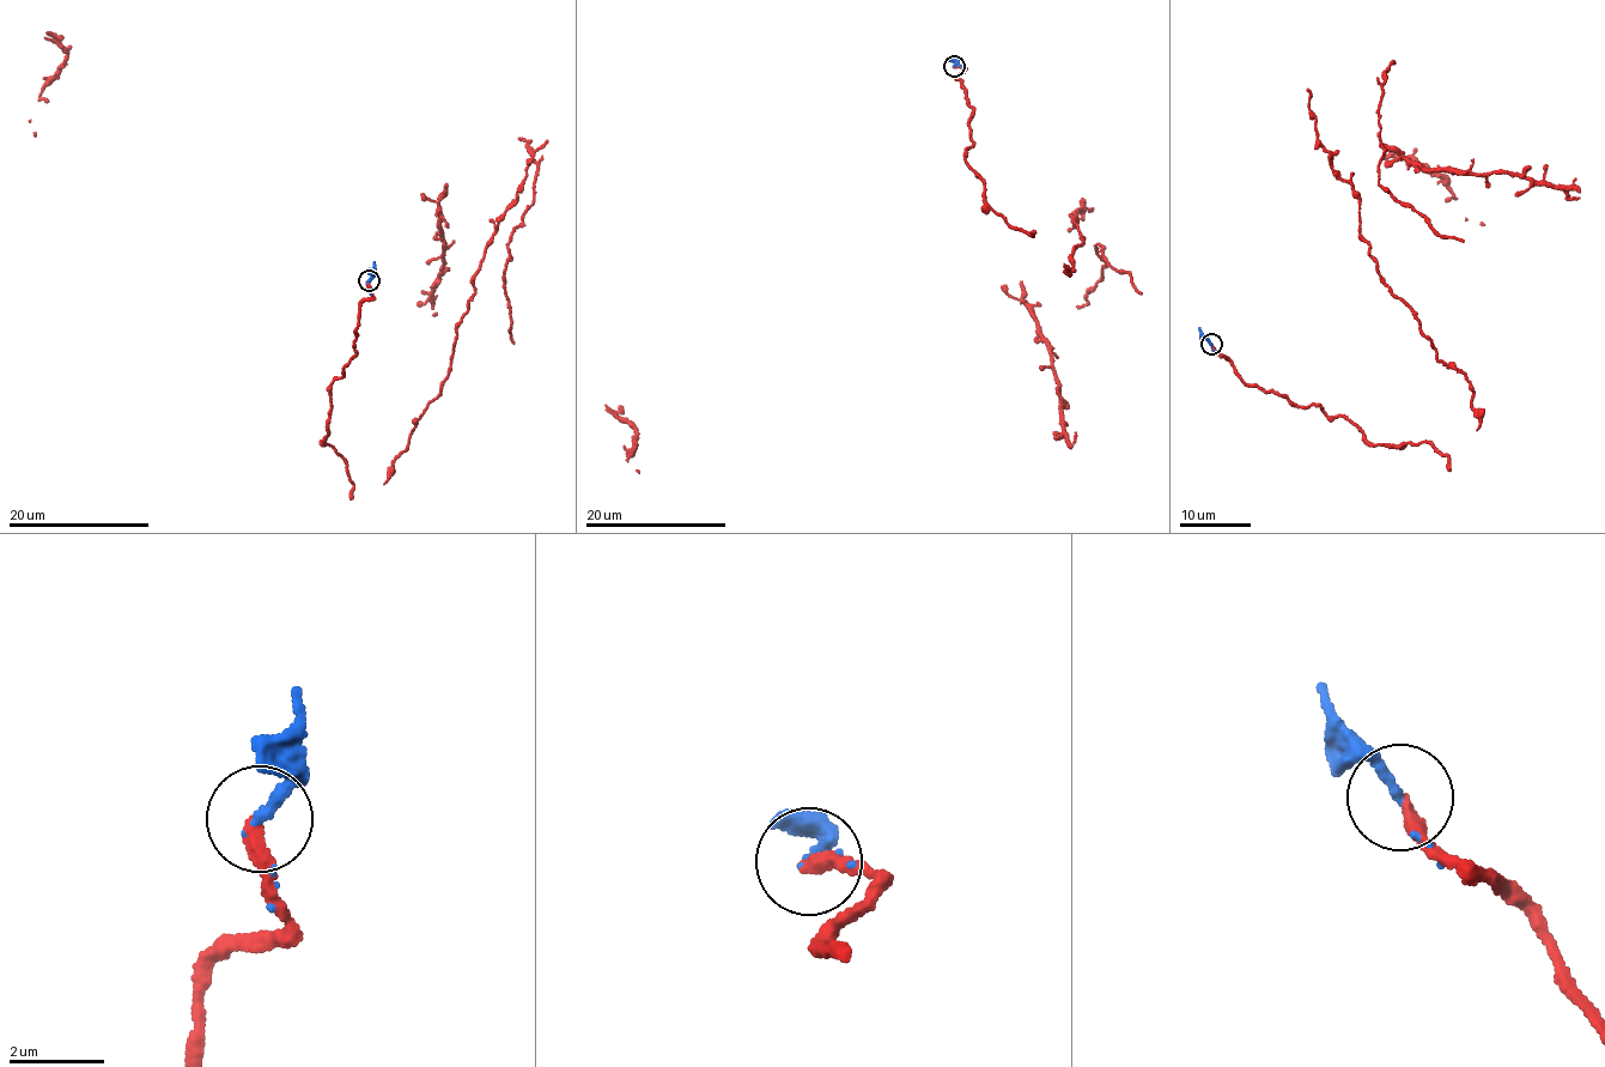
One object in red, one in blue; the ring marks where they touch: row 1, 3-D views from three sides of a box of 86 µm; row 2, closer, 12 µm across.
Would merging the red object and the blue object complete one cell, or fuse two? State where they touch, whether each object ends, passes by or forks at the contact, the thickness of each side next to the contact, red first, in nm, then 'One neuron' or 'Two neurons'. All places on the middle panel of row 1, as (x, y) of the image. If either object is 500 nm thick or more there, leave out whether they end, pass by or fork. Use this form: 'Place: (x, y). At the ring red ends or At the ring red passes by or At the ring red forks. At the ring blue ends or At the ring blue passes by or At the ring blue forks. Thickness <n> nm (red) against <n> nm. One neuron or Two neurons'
Place: (954, 66). At the ring red ends. At the ring blue passes by. Thickness 320 nm (red) against 160 nm. One neuron

